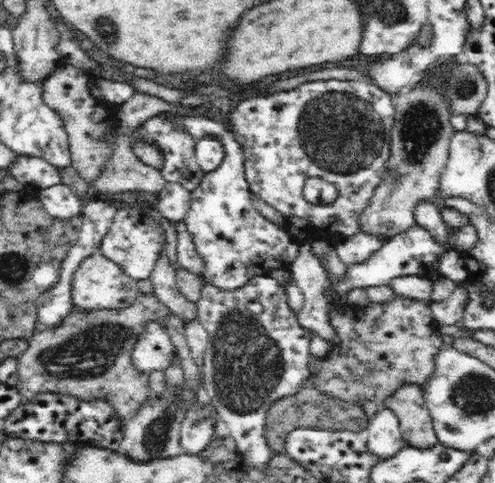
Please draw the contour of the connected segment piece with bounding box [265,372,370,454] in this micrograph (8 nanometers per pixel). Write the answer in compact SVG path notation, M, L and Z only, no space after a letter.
M311 372L307 380L302 384L302 388L296 394L288 394L280 400L272 403L270 410L266 415L265 437L273 454L279 452L284 453L285 435L289 430L298 427L310 427L314 429L335 429L340 427L346 431L355 431L366 433L369 425L368 416L364 414L362 400L354 400L354 402L346 402L340 400L337 396L332 396L327 392L323 392L315 386L315 376L317 372Z

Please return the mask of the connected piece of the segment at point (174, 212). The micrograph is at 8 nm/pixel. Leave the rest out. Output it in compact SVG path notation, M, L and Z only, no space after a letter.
M167 182L157 195L158 213L172 224L184 221L191 208L191 191L178 182Z

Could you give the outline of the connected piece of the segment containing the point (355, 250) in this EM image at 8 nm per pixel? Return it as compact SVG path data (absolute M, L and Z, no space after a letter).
M357 233L334 244L335 252L346 266L366 262L381 247L383 242L374 236Z

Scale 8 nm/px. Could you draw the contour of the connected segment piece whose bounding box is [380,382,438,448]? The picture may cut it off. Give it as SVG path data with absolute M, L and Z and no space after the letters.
M402 382L380 407L394 411L406 444L416 448L434 446L437 434L424 398L423 386L415 382Z

